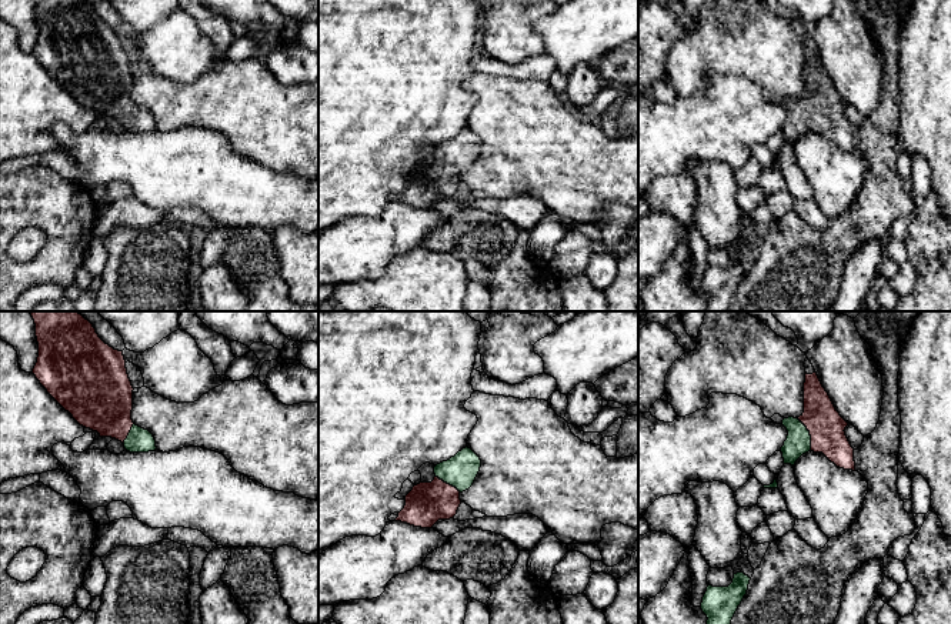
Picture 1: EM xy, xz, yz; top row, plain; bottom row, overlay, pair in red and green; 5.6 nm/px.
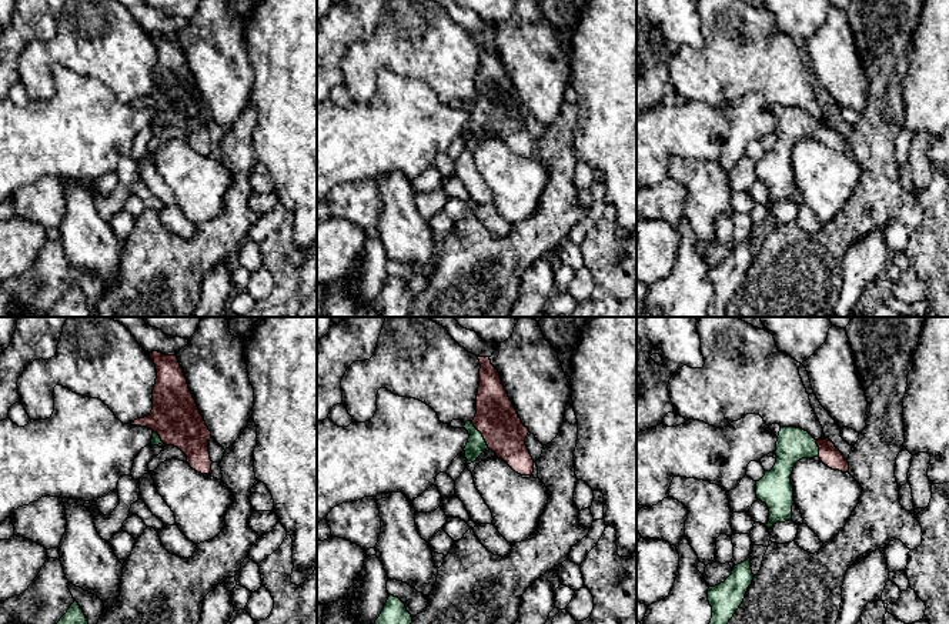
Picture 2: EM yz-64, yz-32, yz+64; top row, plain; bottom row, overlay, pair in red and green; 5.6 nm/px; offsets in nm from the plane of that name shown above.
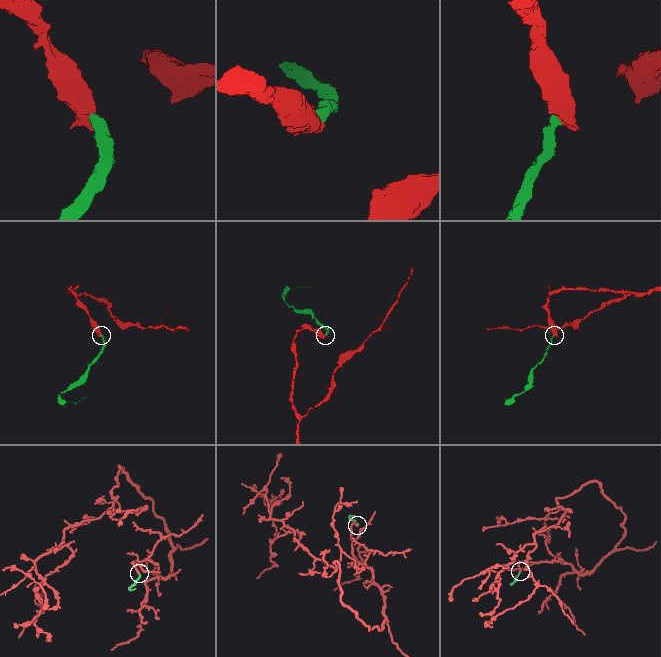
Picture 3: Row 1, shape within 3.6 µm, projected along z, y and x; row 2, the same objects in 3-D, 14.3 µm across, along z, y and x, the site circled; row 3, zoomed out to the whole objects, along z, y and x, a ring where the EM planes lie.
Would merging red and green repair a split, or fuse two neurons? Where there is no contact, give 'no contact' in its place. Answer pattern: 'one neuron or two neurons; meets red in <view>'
one neuron; meets red in yz

